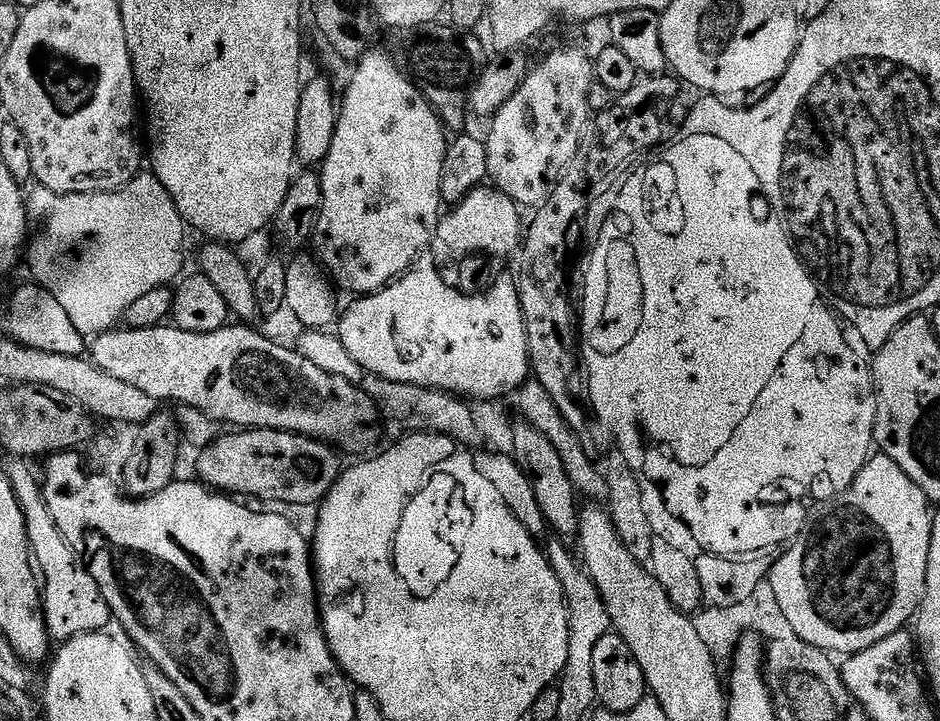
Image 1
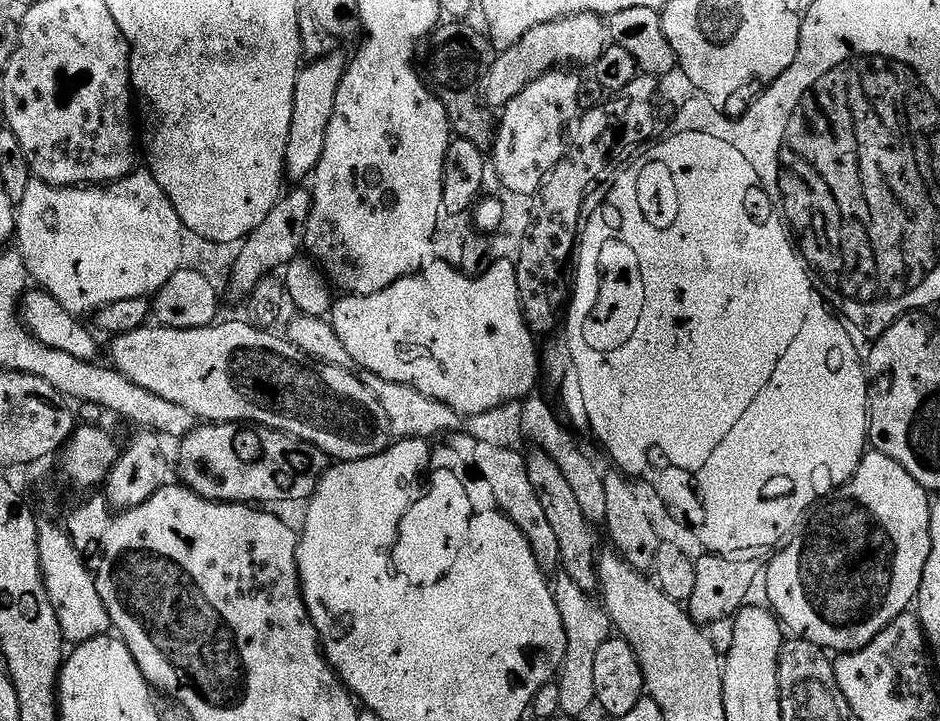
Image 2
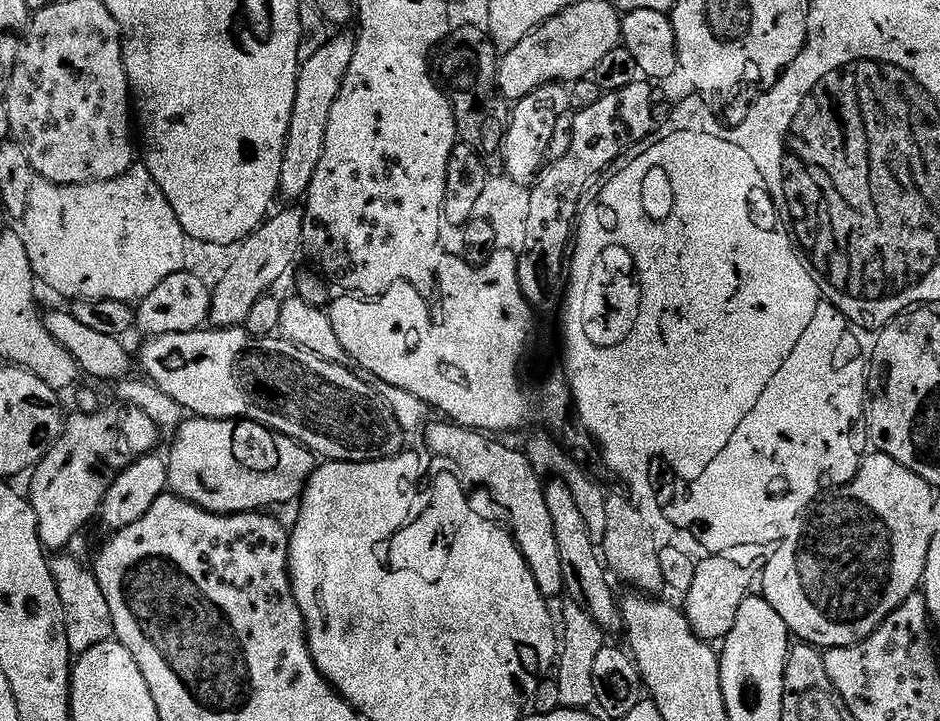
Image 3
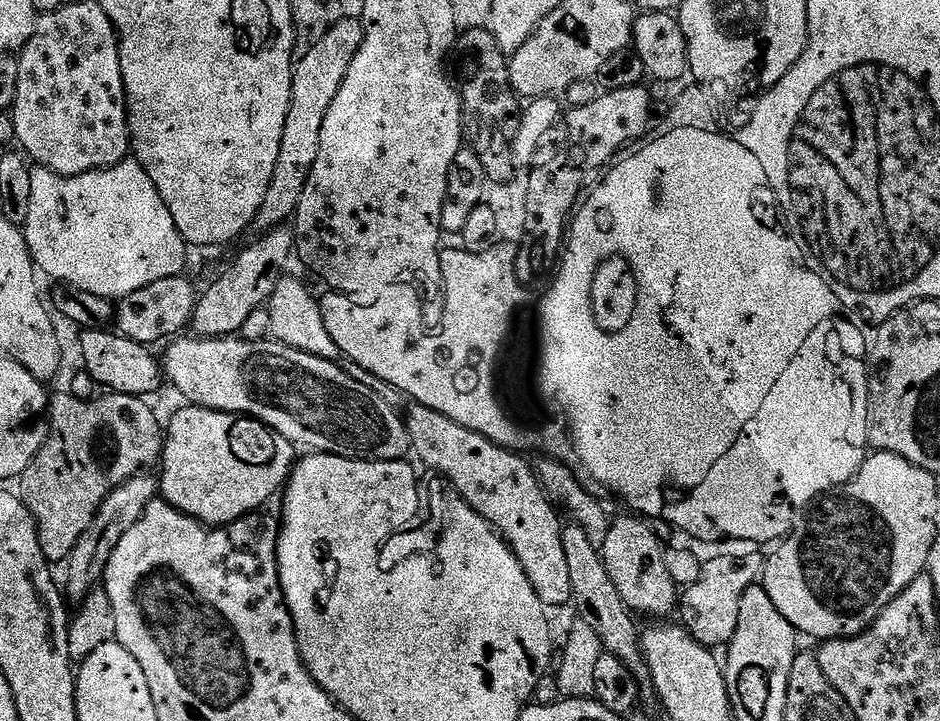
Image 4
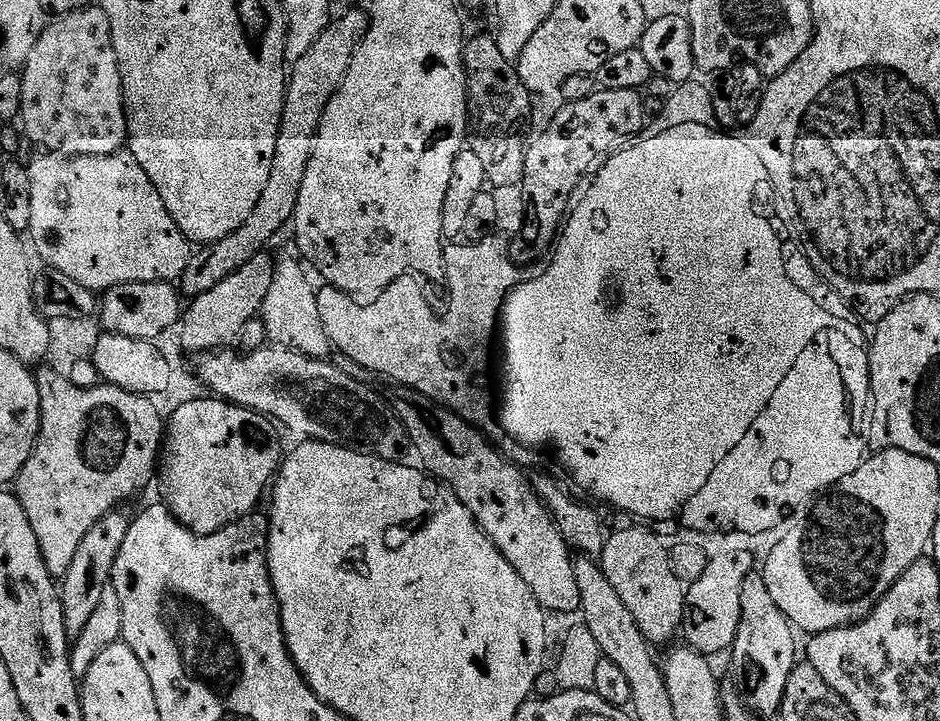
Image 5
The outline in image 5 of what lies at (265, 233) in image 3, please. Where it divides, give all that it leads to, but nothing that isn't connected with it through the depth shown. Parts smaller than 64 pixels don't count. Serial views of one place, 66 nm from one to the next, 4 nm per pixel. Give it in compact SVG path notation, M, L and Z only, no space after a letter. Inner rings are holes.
M261 254L218 282L214 290L206 290L206 294L195 297L182 316L182 327L179 329L181 342L190 351L200 352L199 354L231 349L239 341L246 322L257 319L258 313L263 309L275 273L276 260L268 257L268 254Z

